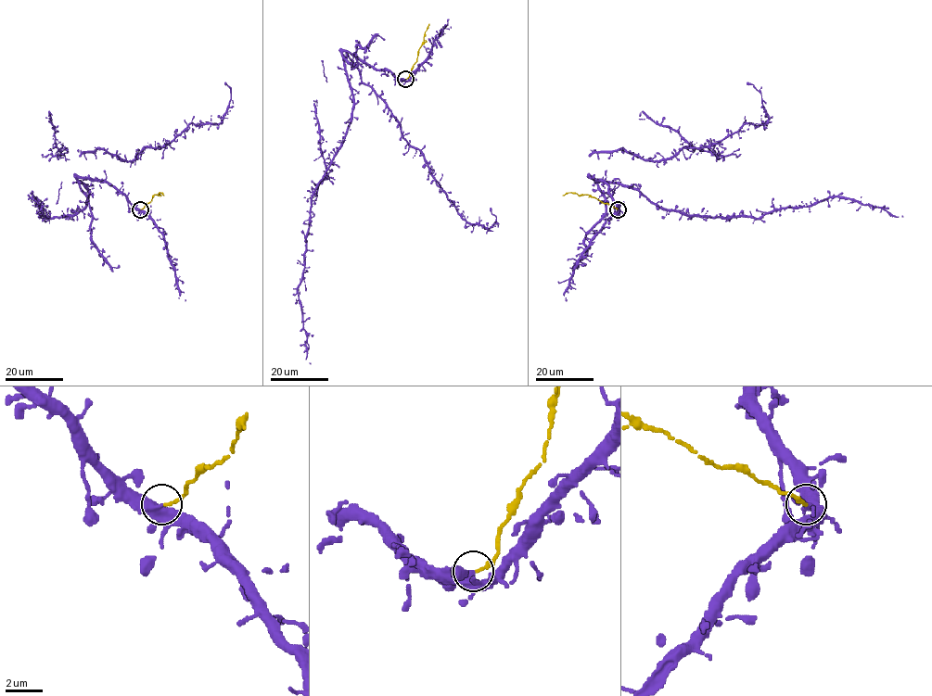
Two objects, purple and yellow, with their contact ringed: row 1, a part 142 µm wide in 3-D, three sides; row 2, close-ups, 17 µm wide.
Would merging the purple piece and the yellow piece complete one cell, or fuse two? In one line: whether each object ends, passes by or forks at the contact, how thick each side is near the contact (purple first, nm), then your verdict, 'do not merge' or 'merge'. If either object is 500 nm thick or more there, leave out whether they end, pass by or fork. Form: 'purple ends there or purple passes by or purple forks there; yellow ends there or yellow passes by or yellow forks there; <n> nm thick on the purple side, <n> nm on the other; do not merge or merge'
purple passes by; yellow ends there; 320 nm thick on the purple side, 200 nm on the other; do not merge

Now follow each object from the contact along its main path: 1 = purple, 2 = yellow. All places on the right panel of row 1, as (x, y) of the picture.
1: (618, 209), (608, 186), (591, 178), (638, 189), (651, 201), (689, 215), (760, 218), (841, 196), (902, 216)
2: (618, 209), (585, 194), (568, 193), (563, 196)

